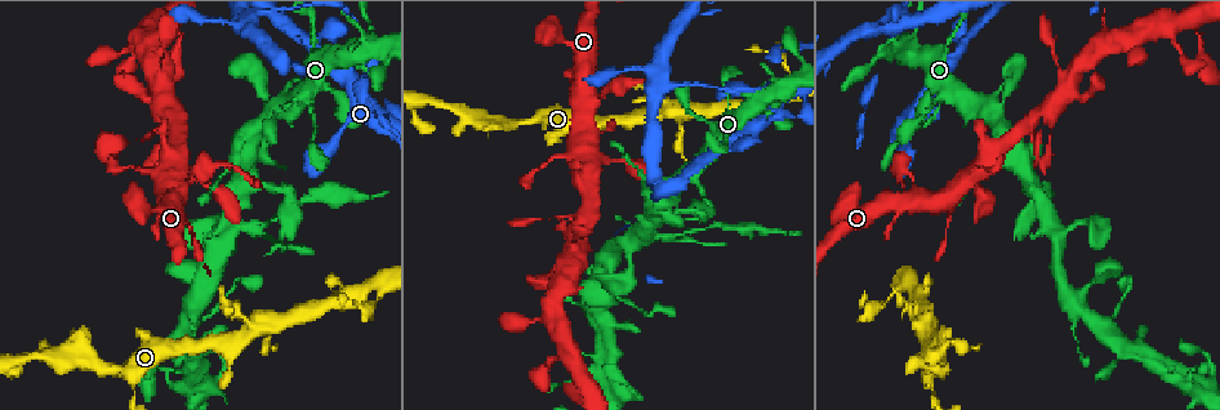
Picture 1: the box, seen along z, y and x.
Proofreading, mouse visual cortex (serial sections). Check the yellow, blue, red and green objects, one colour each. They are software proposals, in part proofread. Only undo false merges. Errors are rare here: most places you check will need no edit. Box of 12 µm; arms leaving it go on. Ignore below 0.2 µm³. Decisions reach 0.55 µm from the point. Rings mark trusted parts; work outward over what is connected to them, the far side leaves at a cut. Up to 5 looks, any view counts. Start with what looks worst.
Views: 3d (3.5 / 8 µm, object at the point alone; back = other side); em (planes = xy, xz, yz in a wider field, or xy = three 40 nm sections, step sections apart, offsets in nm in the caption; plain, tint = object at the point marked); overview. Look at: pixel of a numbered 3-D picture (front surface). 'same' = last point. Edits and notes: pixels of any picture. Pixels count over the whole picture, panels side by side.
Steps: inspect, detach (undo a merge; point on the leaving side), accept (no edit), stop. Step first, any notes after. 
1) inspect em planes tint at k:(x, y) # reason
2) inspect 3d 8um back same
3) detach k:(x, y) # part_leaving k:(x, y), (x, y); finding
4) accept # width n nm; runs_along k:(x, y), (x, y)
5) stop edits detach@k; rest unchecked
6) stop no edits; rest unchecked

inspect 3d 3.5um at 1:(680, 233) # thin neck

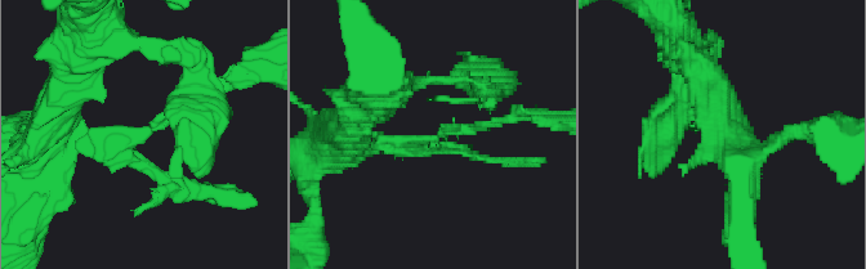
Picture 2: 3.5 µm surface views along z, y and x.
inspect em planes tint at 2:(151, 128)

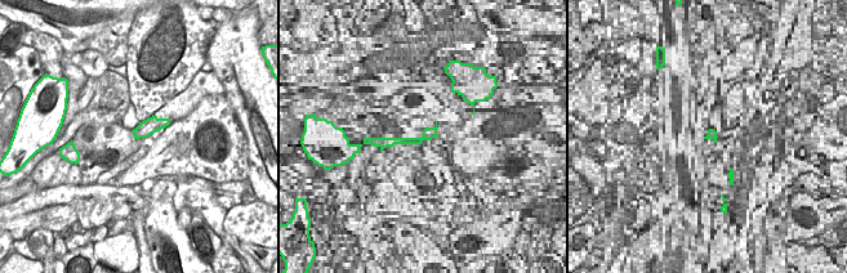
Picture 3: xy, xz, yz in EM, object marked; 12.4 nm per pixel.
accept # runs_along 2:(74, 137), (116, 146), (215, 90); all the same cell

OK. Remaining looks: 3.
inspect 3d 3.5um at 1:(903, 20) # sharp bend

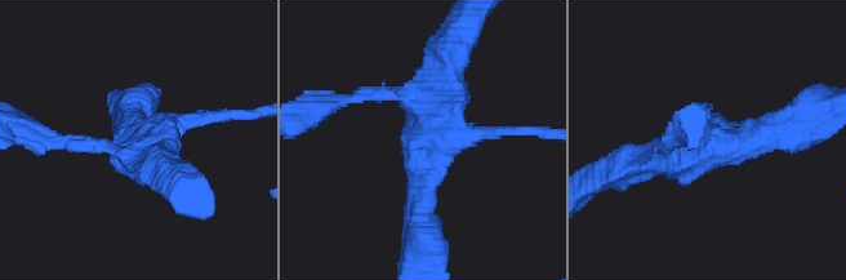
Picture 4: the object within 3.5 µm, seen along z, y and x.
inspect em xy step 3 tint at 4:(711, 147) # need the tissue

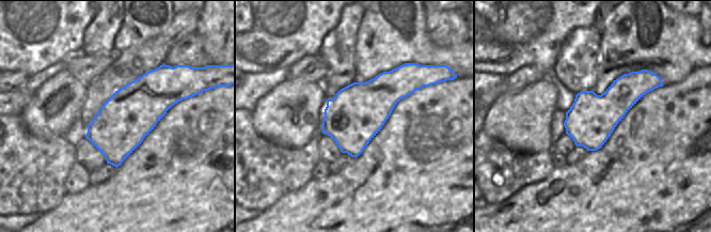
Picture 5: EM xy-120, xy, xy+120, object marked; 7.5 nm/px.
accept # runs_along 4:(795, 125), (640, 161); continuous, no second cell

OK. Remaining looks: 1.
stop no edits; rest unchecked

